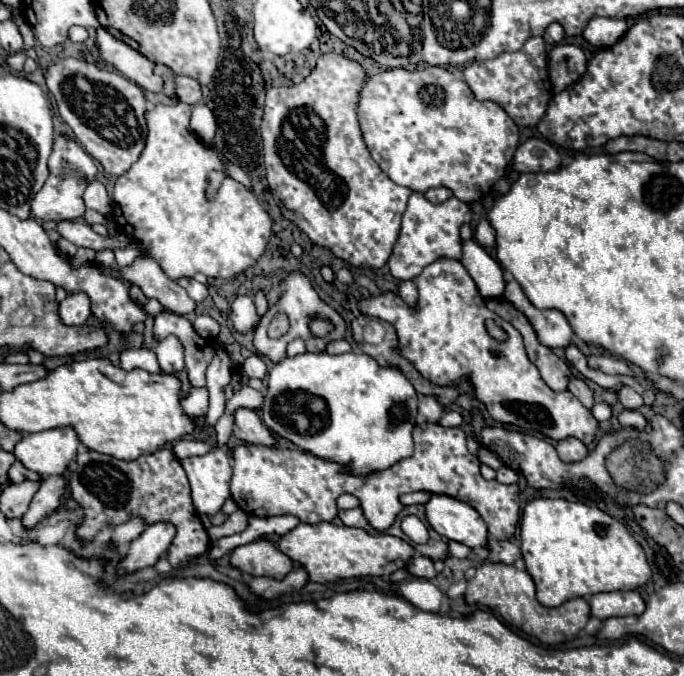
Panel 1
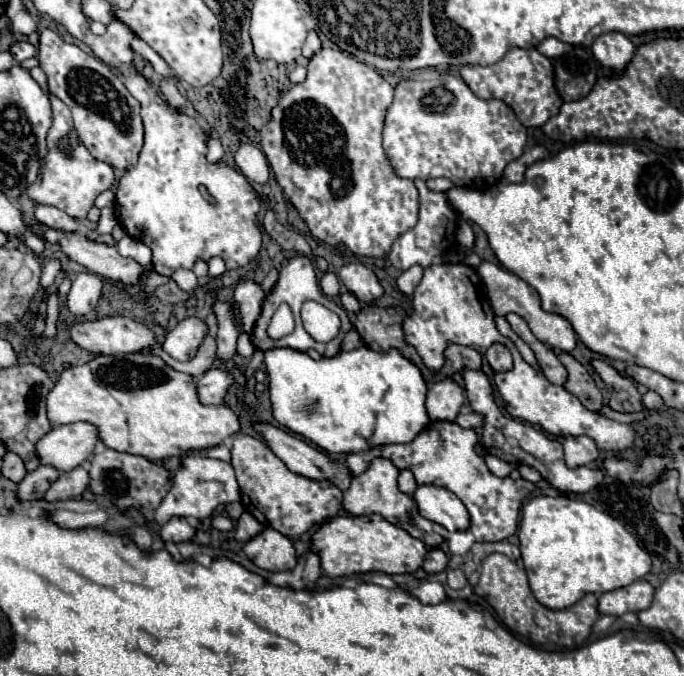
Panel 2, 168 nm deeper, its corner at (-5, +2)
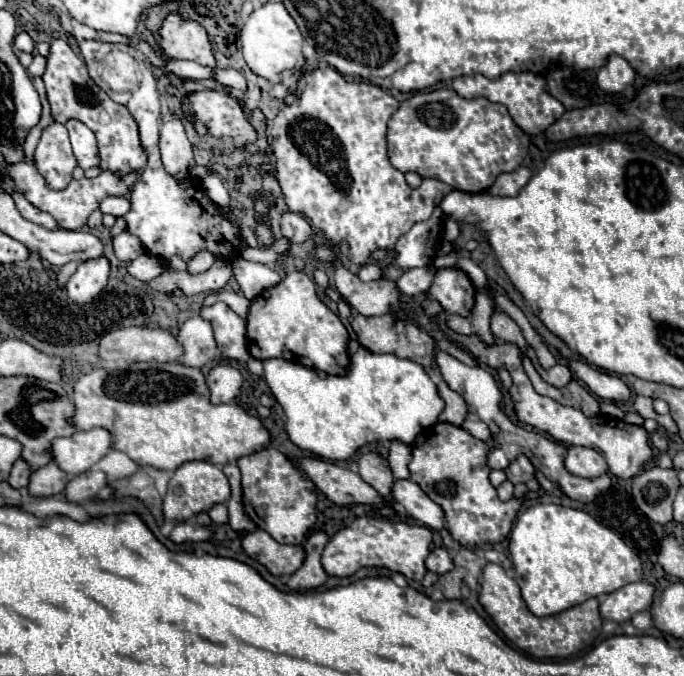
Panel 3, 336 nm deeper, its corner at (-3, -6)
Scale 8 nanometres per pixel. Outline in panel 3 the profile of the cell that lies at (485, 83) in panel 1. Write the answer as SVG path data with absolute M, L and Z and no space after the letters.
M504 72L502 76L490 80L486 76L460 76L452 80L452 88L462 96L462 98L488 98L490 102L500 102L508 108L510 116L514 122L530 136L542 134L550 124L554 124L566 110L564 106L554 100L546 92L546 80L544 76L538 76L534 72Z

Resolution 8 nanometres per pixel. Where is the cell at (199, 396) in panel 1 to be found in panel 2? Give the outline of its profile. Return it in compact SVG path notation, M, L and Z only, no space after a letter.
M216 366L198 378L198 396L202 404L222 404L228 388L234 384L234 376L228 368Z

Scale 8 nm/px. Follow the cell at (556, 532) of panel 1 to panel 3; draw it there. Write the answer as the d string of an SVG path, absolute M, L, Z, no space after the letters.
M534 504L526 508L512 528L510 534L510 558L516 568L516 582L522 588L522 598L534 616L560 614L572 606L586 602L588 598L598 598L610 594L626 584L638 582L642 578L642 562L626 542L610 528L598 524L590 514L556 504Z

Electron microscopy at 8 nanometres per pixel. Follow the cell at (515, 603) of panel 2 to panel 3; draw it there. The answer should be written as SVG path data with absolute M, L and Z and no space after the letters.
M486 564L484 568L484 586L478 596L484 610L490 614L494 624L502 630L502 634L516 644L520 650L534 658L570 658L584 644L590 632L598 632L602 628L602 618L598 612L598 600L590 598L580 606L574 606L566 612L538 618L534 616L520 596L520 586L514 578L510 578L500 564Z

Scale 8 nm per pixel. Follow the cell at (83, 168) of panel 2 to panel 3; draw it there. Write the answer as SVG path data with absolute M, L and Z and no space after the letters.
M34 78L32 82L34 82L38 94L40 94L44 112L42 112L40 124L30 130L30 134L28 134L28 138L26 138L26 142L24 142L26 160L30 160L30 162L22 162L22 164L12 166L12 168L10 168L10 176L14 178L18 192L22 192L22 194L26 196L26 200L28 200L30 204L34 204L36 208L40 208L40 210L44 210L44 212L50 212L50 214L56 218L56 222L60 224L60 228L80 230L80 228L84 228L86 218L90 216L90 212L94 212L94 210L98 208L98 204L100 204L102 198L106 198L106 196L124 196L124 194L128 192L128 186L126 186L126 182L124 182L122 176L116 176L114 172L102 172L102 174L98 174L96 178L72 180L64 190L52 190L52 188L48 188L46 180L42 180L42 174L34 168L34 150L36 150L36 144L38 144L38 140L40 140L40 134L42 134L50 124L54 124L54 118L52 118L52 112L50 112L50 104L48 104L48 100L46 100L46 90L44 90L42 78Z

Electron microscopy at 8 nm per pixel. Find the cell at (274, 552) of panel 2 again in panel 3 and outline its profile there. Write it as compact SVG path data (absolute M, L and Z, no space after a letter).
M264 530L246 534L242 548L252 560L260 562L274 576L290 576L304 562L304 550L300 546L280 544Z

